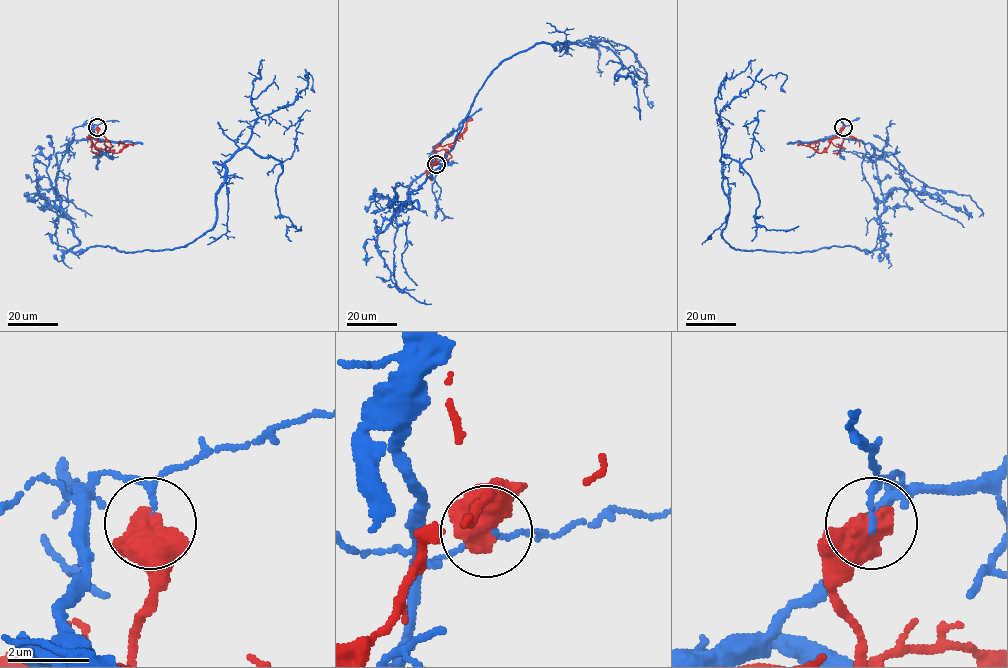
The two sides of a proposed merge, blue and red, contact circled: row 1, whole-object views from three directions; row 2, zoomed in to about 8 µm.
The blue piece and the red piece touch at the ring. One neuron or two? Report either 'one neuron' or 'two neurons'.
two neurons

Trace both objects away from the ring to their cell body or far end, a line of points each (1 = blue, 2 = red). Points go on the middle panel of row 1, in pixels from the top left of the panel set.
1: (436, 163), (392, 203), (418, 208), (410, 194), (487, 76), (537, 44), (626, 46), (653, 106)
2: (436, 163), (435, 148), (453, 143), (464, 130), (457, 137), (460, 141)

